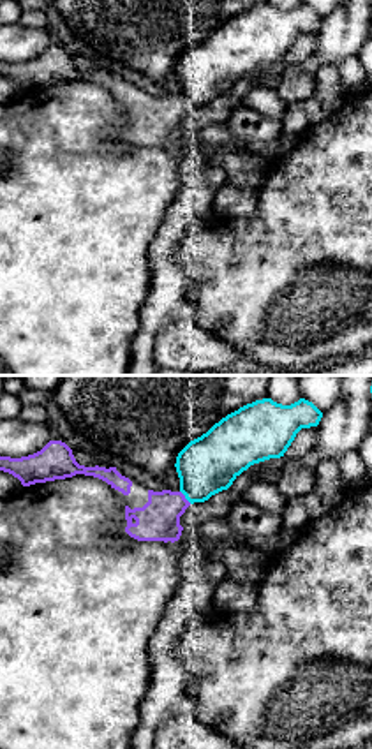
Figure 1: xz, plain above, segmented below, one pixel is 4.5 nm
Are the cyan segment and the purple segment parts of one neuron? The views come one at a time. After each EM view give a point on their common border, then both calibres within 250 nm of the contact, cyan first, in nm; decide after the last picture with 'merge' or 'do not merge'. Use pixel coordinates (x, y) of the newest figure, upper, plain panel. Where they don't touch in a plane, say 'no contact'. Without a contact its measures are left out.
(186, 103) | 260/190 nm

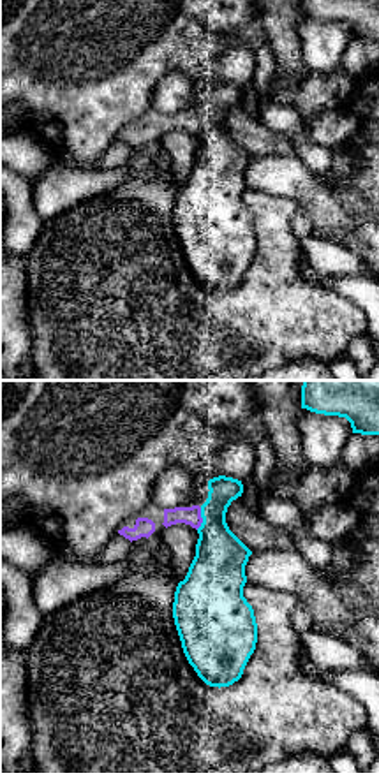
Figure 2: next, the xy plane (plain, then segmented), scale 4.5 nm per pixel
(201, 122) | 240/80 nm

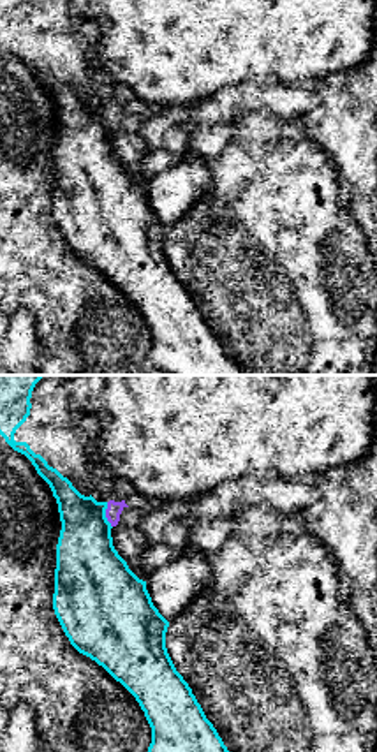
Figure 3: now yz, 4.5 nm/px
(104, 120) | 280/70 nm

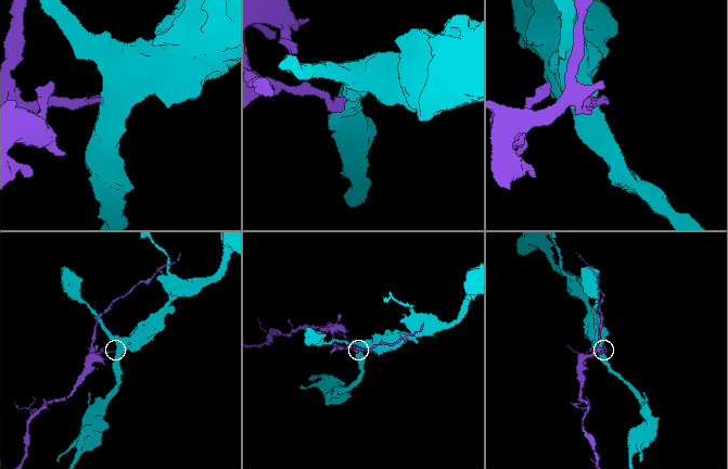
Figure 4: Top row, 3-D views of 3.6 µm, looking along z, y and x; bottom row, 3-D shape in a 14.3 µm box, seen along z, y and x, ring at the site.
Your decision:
merge

